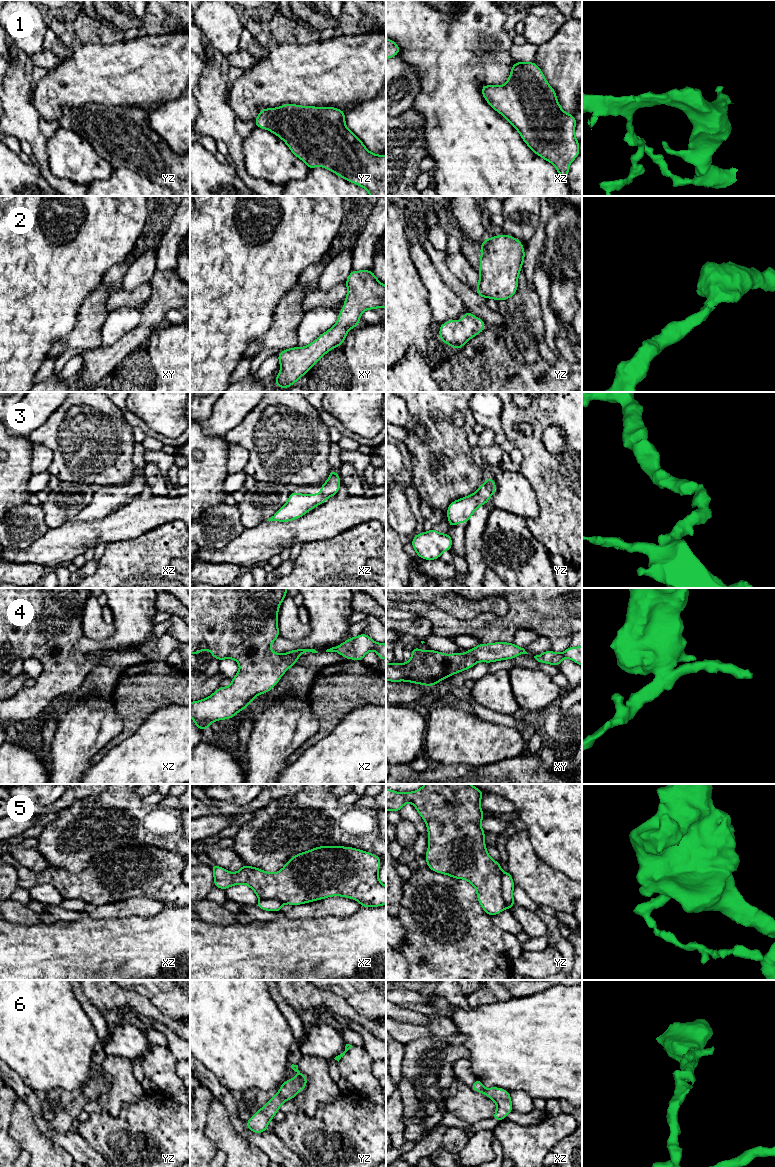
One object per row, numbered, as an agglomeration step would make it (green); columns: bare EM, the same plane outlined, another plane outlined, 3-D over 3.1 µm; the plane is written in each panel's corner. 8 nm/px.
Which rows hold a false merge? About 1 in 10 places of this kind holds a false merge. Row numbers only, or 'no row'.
5

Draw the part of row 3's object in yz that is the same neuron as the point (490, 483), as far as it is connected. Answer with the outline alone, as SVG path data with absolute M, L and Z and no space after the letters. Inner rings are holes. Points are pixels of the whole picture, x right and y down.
M491 476L485 479L486 484L479 485L475 493L451 502L447 508L449 527L455 527L457 523L468 523L473 513L484 504L496 492L496 483Z

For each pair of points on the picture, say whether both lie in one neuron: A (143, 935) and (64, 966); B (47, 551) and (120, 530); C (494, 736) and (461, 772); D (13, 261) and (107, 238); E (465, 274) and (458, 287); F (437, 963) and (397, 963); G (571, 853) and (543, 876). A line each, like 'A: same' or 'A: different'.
A: same
B: same
C: different
D: same
E: different
F: different
G: different

